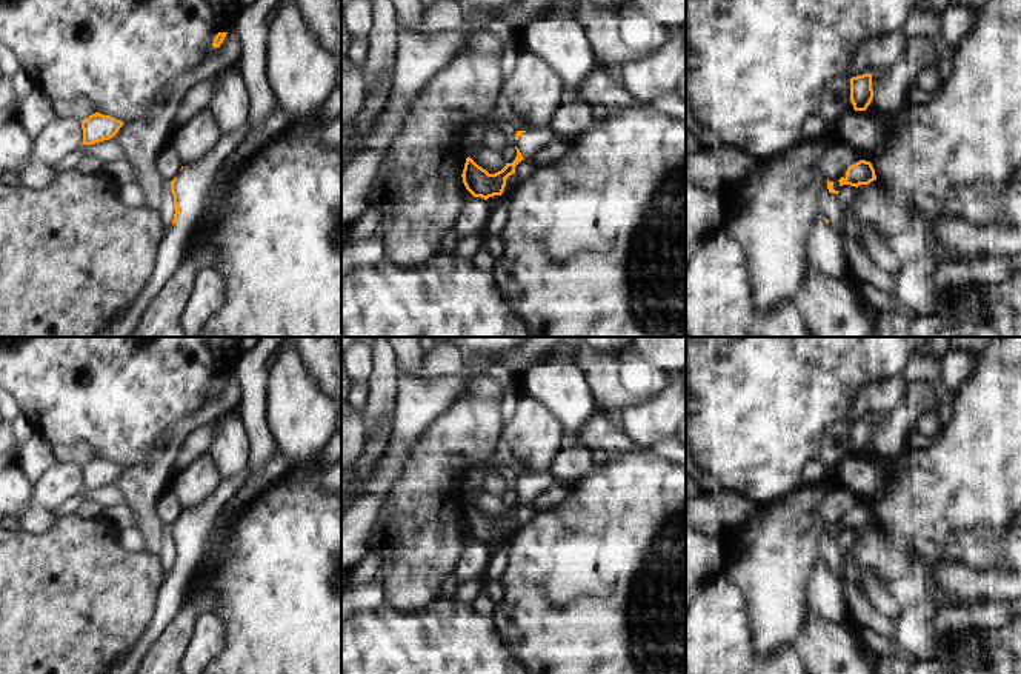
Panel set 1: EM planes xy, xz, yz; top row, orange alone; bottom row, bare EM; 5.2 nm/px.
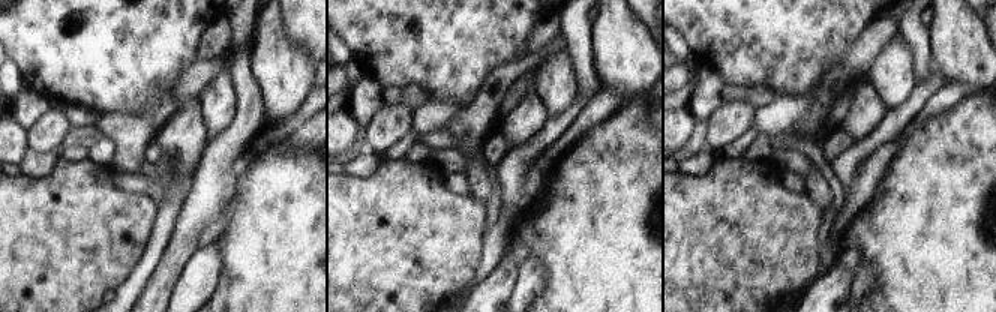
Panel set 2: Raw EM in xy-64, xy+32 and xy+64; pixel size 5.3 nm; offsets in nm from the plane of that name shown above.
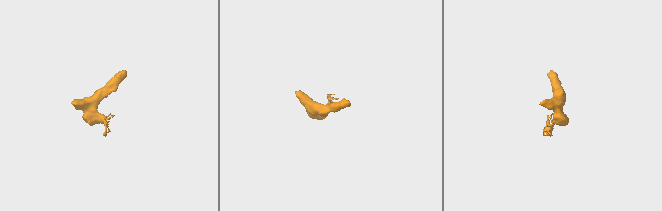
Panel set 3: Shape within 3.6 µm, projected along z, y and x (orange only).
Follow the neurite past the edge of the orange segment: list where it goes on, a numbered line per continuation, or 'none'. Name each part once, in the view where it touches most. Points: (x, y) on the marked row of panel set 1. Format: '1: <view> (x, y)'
1: xy (194, 182).

